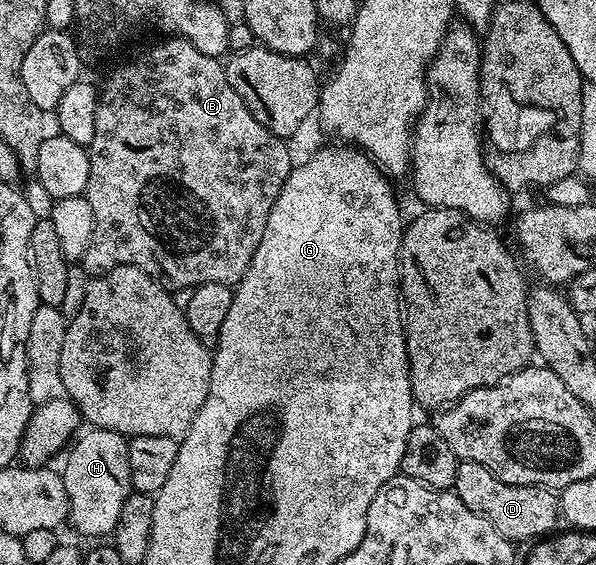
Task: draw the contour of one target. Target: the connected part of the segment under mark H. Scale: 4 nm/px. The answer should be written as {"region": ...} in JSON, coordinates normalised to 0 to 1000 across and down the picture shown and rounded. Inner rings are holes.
{"region":[[[154,758],[138,772],[119,788],[112,802],[114,823],[104,828],[114,876],[112,926],[121,927],[122,938],[141,949],[181,952],[193,943],[205,896],[211,896],[211,881],[223,873],[215,809],[216,781],[205,768],[176,758]]]}

